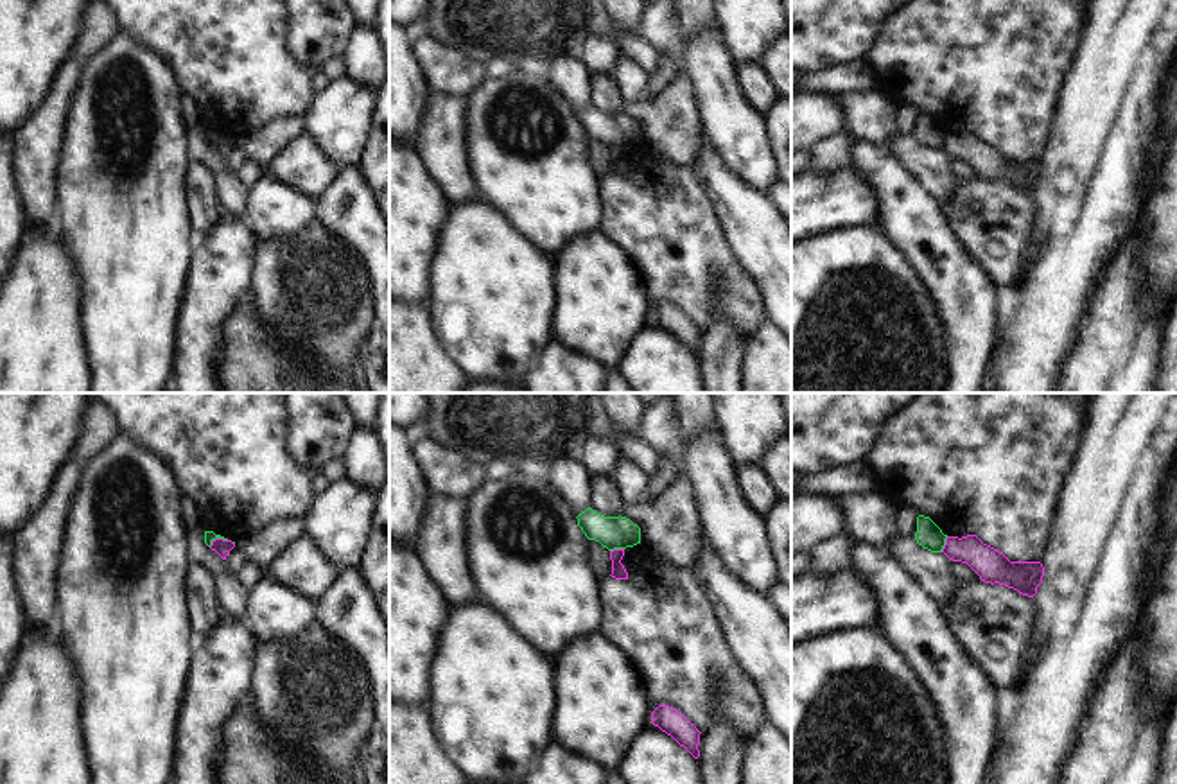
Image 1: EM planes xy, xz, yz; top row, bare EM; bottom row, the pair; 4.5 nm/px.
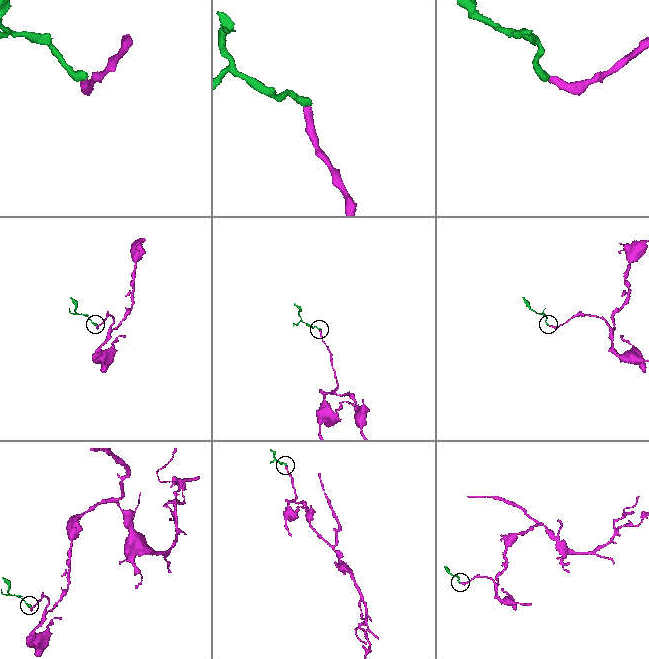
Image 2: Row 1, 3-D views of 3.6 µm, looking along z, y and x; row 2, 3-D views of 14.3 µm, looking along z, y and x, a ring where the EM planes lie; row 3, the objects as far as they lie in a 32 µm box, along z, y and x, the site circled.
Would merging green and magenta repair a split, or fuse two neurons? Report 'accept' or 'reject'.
reject

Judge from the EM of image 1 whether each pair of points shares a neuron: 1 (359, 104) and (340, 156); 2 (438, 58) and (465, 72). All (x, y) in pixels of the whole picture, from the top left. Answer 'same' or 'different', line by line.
1: same
2: same

